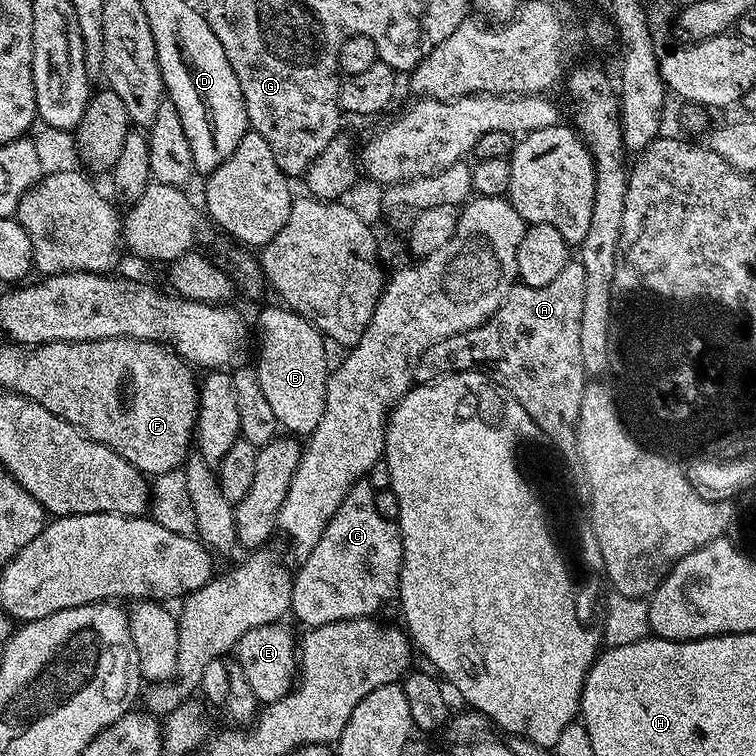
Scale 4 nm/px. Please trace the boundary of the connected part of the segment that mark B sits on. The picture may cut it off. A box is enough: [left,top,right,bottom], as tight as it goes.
[256,306,330,436]

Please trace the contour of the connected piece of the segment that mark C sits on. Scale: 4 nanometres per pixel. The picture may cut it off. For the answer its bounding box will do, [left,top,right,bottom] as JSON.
[290,479,404,629]

